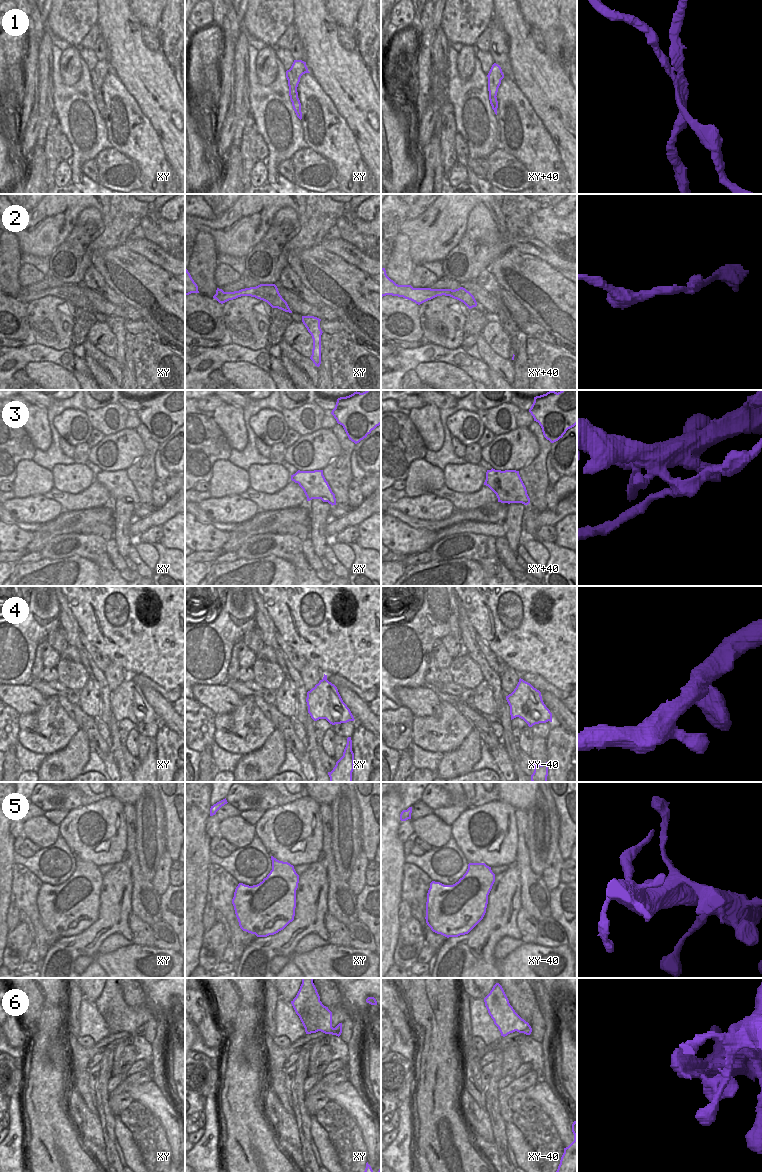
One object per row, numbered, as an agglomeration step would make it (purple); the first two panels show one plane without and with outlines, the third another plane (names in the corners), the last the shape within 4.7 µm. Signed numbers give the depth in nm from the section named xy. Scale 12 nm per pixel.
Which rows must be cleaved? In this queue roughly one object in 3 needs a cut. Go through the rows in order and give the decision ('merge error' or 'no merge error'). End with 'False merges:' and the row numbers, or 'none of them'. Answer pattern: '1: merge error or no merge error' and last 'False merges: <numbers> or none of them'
1: merge error
2: no merge error
3: merge error
4: no merge error
5: no merge error
6: no merge error
False merges: 1, 3

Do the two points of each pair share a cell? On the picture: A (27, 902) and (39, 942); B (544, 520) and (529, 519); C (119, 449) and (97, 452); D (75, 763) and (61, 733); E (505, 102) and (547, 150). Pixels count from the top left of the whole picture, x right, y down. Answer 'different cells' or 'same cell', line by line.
A: same cell
B: different cells
C: same cell
D: different cells
E: same cell

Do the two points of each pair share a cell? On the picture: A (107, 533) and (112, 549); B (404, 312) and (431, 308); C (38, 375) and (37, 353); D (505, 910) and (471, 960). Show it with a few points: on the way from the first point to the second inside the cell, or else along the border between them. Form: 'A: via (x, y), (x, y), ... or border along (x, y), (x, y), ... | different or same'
A: border along (112, 537), (106, 541) | different
B: border along (418, 305), (419, 323), (423, 333) | different
C: border along (60, 366), (39, 361), (29, 362), (23, 369) | different
D: via (498, 922), (483, 937), (476, 948) | same

